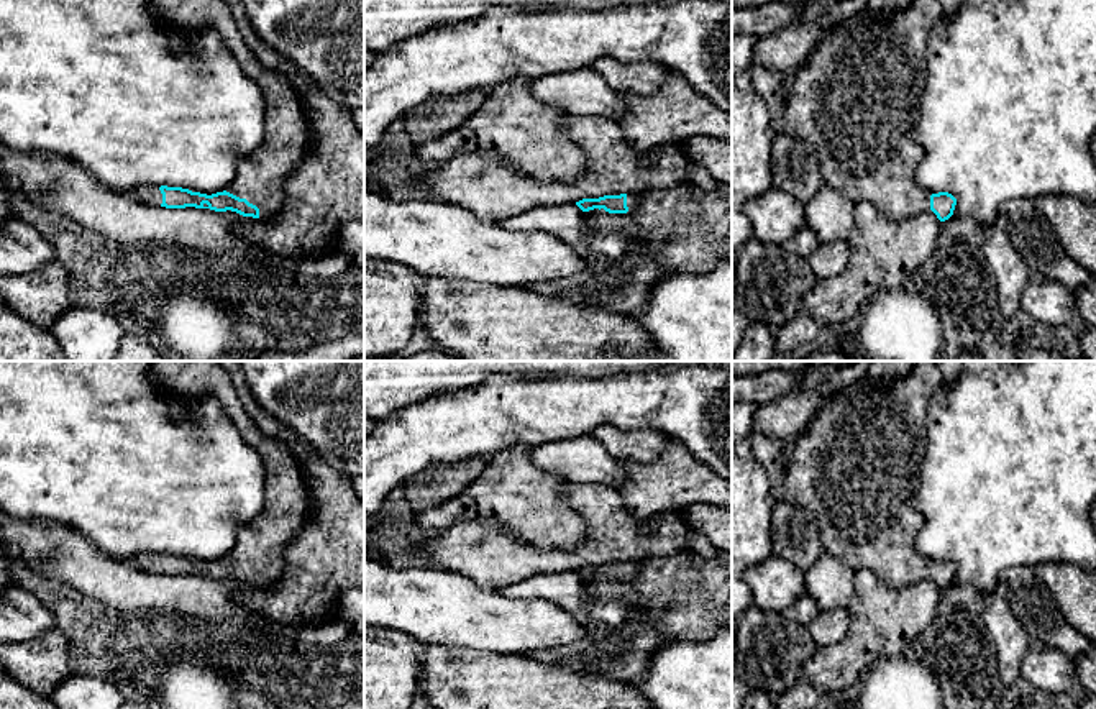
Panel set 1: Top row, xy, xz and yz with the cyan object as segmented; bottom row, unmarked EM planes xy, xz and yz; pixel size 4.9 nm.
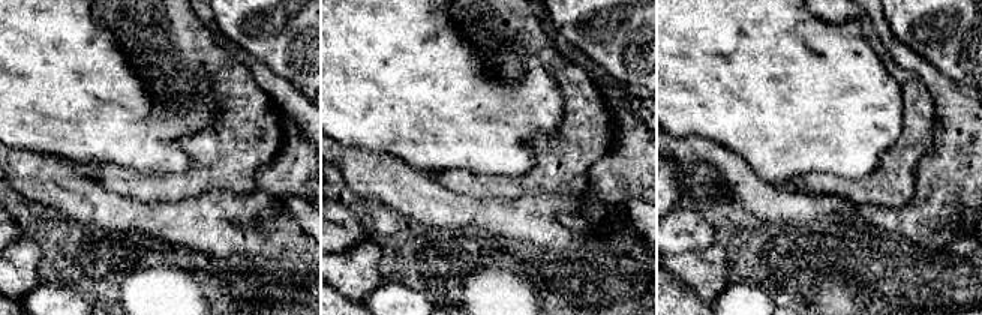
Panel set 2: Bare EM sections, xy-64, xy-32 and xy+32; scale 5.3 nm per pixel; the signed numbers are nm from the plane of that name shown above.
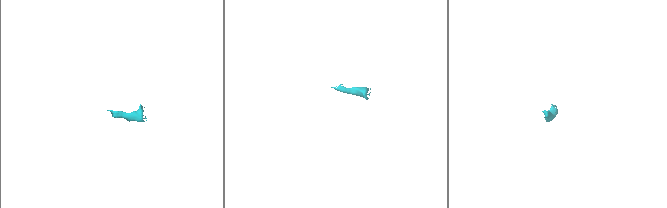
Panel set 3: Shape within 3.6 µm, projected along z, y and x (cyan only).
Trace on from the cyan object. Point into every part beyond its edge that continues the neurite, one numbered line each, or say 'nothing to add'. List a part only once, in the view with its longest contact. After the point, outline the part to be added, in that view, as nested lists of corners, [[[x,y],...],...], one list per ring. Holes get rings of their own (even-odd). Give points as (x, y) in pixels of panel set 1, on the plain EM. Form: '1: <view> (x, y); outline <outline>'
1: xy (261, 544); outline [[[154,361],[148,377],[161,394],[179,402],[215,397],[241,438],[259,453],[264,466],[263,509],[240,527],[225,558],[256,573],[259,586],[274,586],[285,568],[287,545],[308,522],[308,489],[297,458],[285,443],[258,428],[218,361]]]

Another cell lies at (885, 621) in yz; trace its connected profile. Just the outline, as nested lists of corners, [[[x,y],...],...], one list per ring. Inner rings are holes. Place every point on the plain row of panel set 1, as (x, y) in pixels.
[[[870,569],[855,571],[853,596],[847,607],[848,632],[837,643],[817,647],[814,656],[802,665],[802,678],[817,686],[824,698],[860,683],[876,661],[904,653],[934,624],[943,607],[940,592],[942,589],[932,578],[893,588]]]

